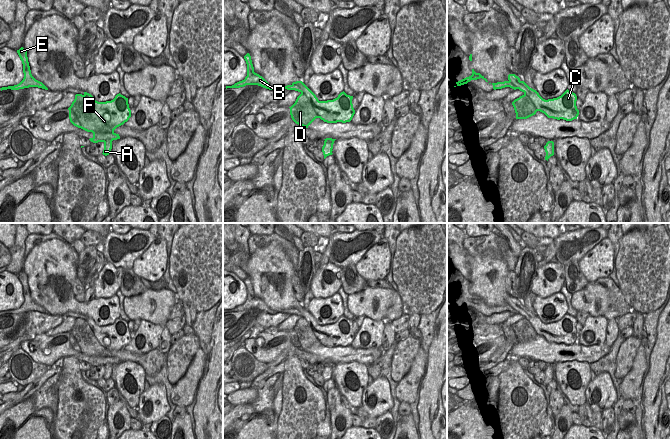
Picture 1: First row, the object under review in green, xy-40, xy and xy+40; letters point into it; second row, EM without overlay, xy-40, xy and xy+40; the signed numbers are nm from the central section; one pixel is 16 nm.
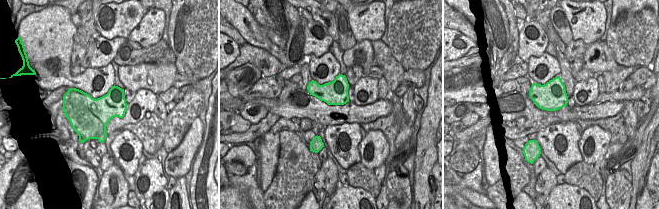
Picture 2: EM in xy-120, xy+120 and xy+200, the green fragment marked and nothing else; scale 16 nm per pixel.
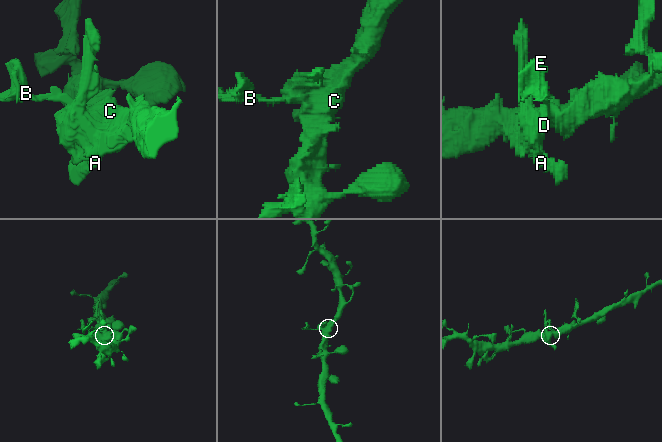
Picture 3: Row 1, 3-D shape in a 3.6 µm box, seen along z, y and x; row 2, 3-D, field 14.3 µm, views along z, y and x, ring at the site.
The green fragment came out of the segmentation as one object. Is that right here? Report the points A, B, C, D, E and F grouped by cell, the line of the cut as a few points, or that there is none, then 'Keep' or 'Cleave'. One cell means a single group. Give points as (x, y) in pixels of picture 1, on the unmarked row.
Groups: A C D F / B E. Split along xy+40 (509, 304), (512, 308), (511, 311). Cleave

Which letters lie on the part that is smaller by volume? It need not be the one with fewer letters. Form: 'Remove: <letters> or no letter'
Remove: B, E

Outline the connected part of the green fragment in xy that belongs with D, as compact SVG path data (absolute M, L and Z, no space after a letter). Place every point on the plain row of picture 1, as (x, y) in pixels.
M302 305L280 312L301 317L289 332L292 344L303 351L308 352L316 342L327 347L346 347L350 346L355 338L353 320L347 319L344 315L333 324L319 325Z

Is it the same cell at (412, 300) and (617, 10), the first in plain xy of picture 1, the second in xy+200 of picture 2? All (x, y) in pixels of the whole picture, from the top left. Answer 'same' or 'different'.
different

